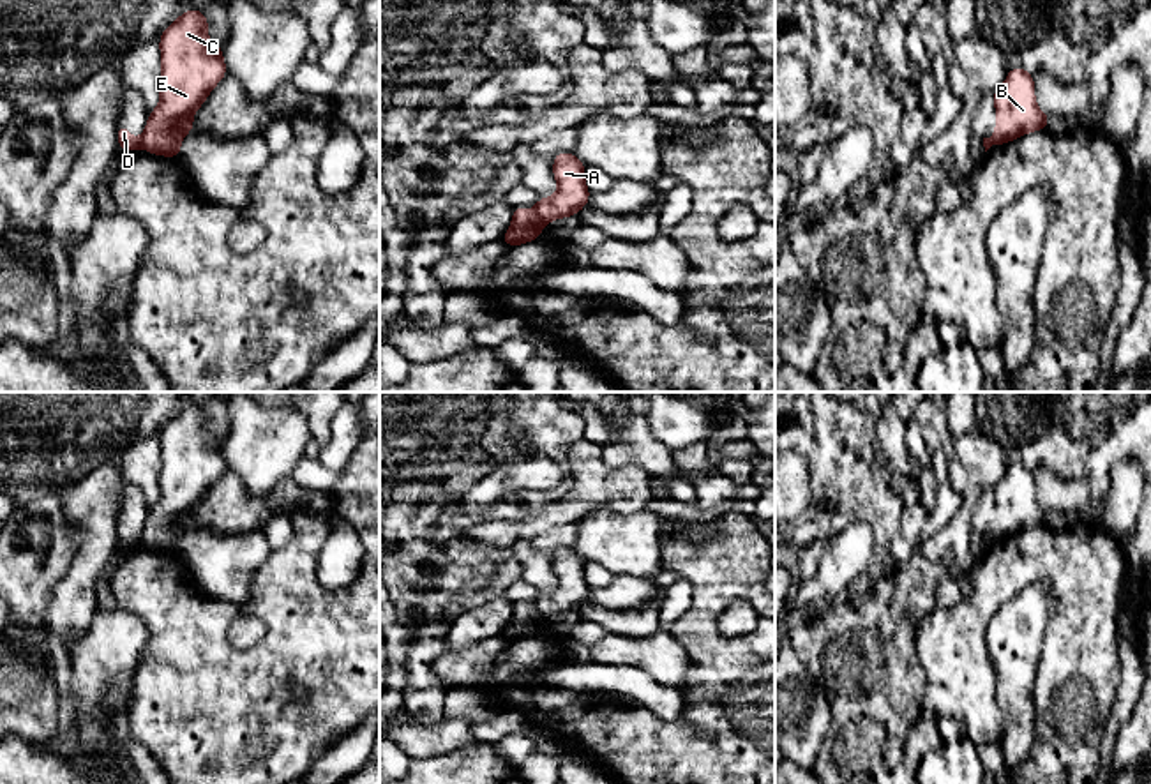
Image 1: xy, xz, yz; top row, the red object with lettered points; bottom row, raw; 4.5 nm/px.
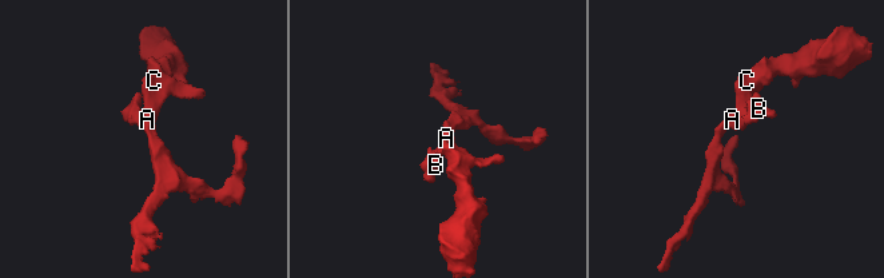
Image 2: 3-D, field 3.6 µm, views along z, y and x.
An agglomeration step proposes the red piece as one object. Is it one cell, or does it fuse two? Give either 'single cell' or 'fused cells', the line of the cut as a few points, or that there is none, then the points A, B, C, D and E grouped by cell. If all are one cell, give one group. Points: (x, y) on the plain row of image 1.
fused cells; cut xz (534, 604), (542, 618); groups A C E / B D

